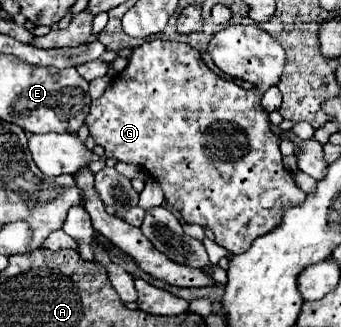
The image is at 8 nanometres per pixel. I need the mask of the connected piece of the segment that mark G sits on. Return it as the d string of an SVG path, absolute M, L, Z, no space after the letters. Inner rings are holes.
M259 29L259 43L255 43L251 49L265 51L271 57L267 61L269 71L265 83L245 91L233 81L221 81L221 77L213 75L213 71L203 63L201 53L191 45L163 39L145 41L143 45L133 47L131 55L127 57L127 67L117 73L117 79L113 79L105 93L91 103L91 111L85 119L91 137L105 149L107 157L147 171L161 183L167 203L181 213L183 221L211 227L217 245L237 255L245 253L259 235L273 231L281 223L287 207L301 205L307 197L295 185L293 173L283 167L283 155L279 151L281 139L271 133L269 117L261 107L263 93L277 85L283 75L285 51L263 29Z

